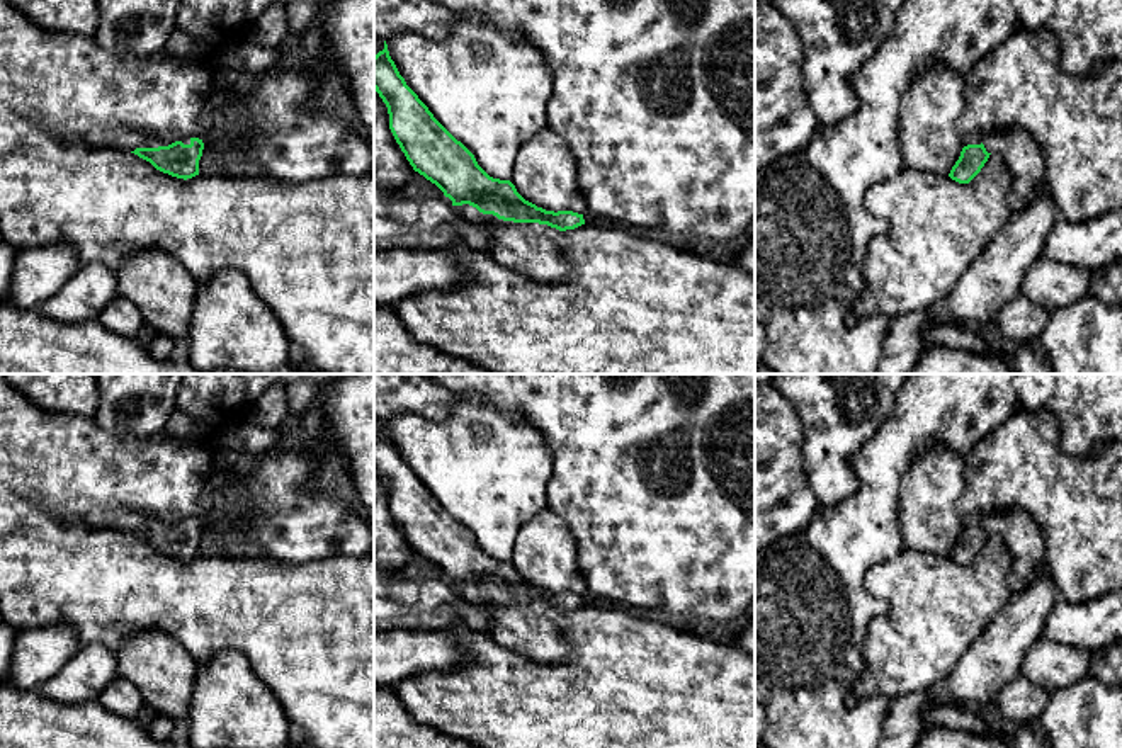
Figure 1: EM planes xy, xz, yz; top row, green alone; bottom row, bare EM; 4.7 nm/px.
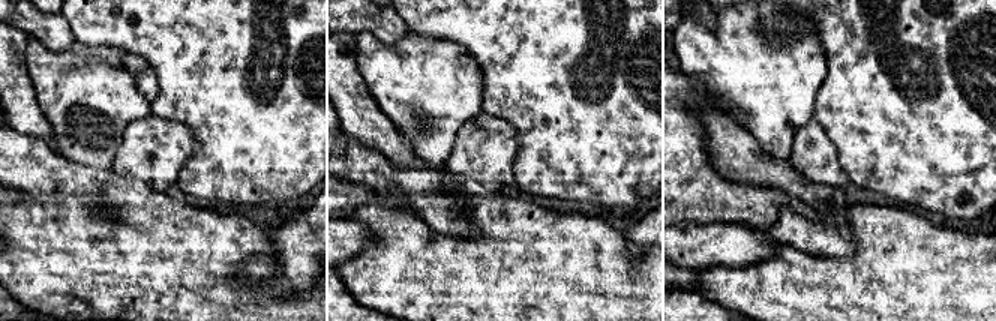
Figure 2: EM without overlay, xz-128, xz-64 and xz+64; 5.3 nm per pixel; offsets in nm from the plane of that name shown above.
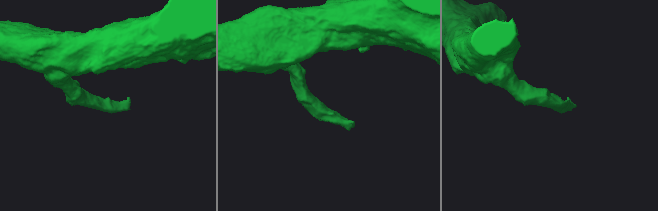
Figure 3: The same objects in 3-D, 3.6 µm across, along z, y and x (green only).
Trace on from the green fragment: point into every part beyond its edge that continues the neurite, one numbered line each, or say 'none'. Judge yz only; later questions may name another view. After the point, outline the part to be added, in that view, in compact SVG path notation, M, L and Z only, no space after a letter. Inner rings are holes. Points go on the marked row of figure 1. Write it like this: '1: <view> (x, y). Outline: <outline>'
1: yz (1020, 152). Outline: M1022 129L991 133L983 139L988 153L998 153L1013 172L1012 211L1027 207L1047 180L1046 162L1035 139Z

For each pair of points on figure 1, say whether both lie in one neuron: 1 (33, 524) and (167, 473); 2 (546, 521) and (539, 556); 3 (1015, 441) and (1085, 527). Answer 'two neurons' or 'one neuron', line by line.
1: two neurons
2: one neuron
3: one neuron

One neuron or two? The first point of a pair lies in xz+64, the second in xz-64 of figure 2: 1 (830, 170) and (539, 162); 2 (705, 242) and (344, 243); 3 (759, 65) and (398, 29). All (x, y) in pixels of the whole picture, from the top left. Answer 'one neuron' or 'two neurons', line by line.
1: two neurons
2: one neuron
3: two neurons

